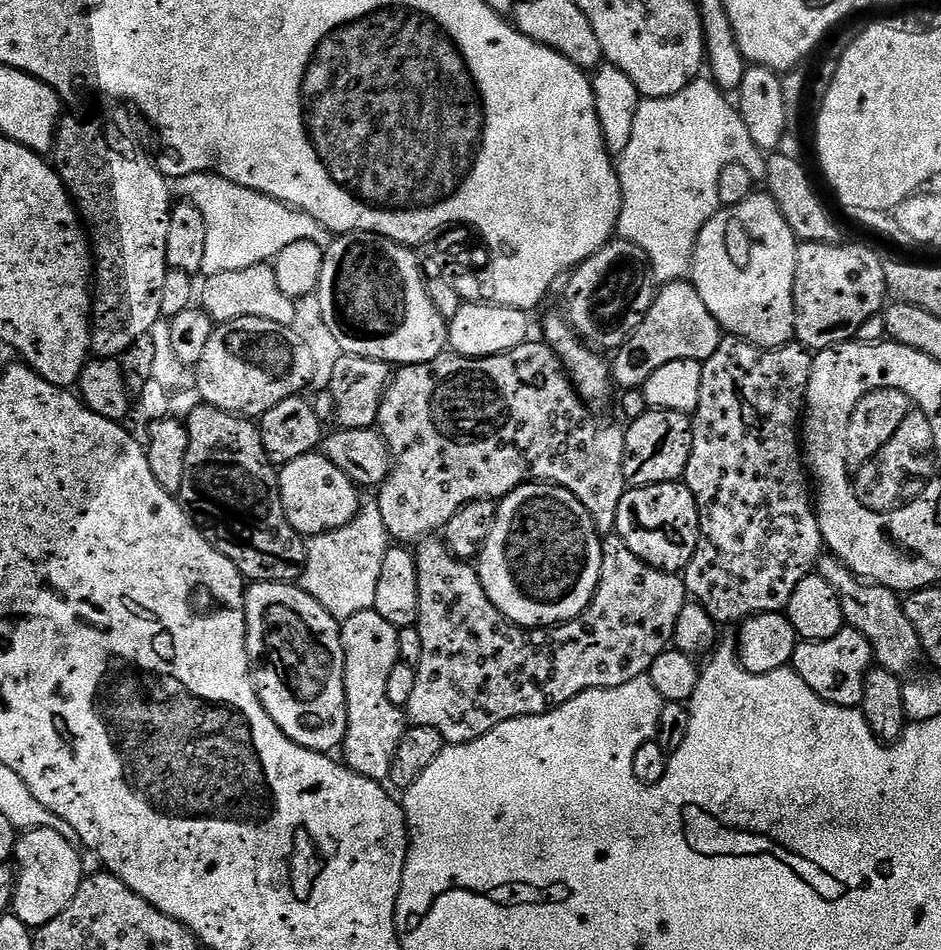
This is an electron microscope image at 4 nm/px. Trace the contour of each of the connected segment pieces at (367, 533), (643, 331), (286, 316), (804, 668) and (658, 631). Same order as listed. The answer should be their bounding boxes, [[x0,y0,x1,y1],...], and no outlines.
[[302,499,390,622],[611,279,722,389],[198,263,297,325],[792,626,874,708],[406,534,690,744]]

